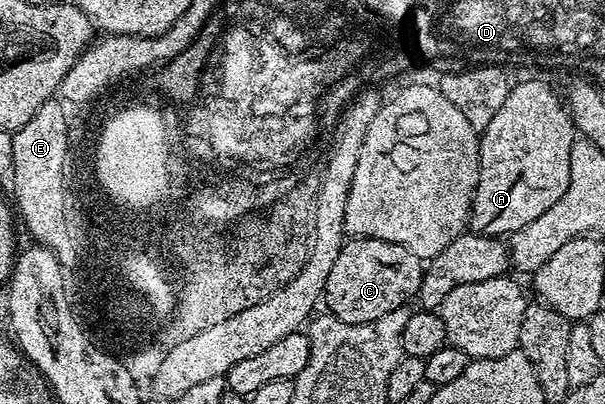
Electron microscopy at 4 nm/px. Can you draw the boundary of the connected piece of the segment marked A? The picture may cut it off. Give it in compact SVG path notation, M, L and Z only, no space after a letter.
M527 78L512 85L501 108L478 135L480 167L471 199L470 229L488 236L510 236L548 210L567 184L568 154L576 138L568 107L549 83Z

